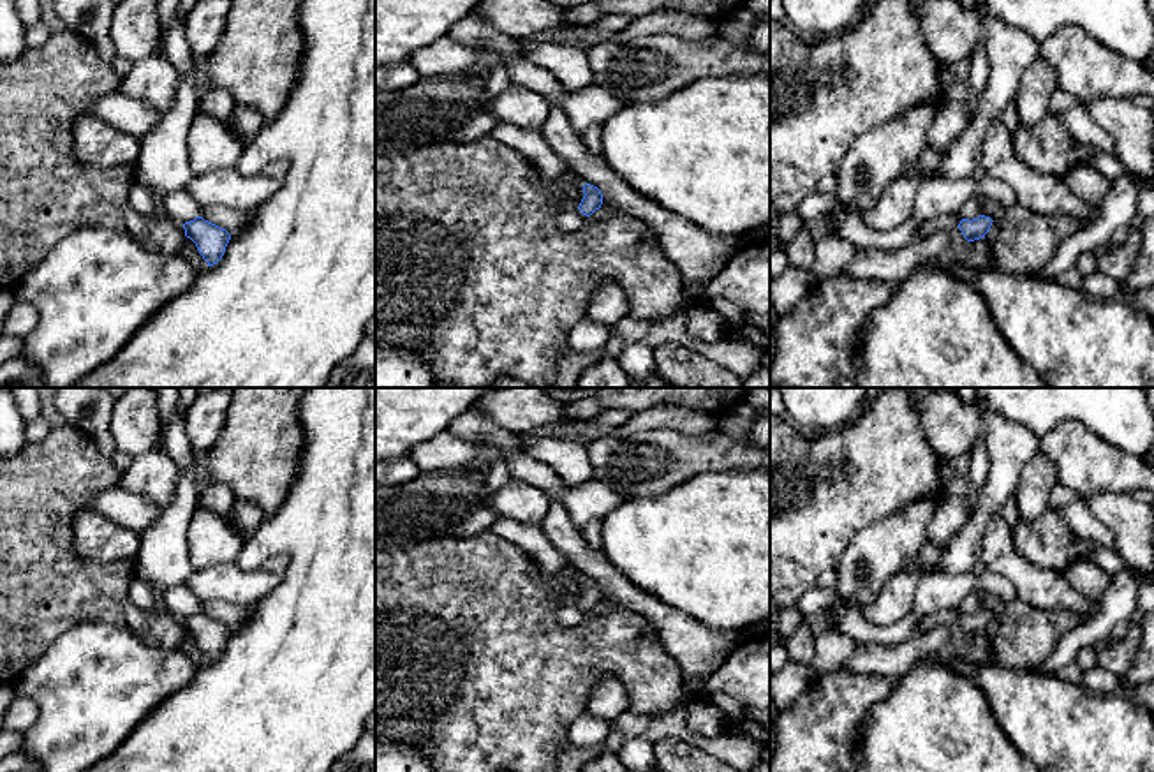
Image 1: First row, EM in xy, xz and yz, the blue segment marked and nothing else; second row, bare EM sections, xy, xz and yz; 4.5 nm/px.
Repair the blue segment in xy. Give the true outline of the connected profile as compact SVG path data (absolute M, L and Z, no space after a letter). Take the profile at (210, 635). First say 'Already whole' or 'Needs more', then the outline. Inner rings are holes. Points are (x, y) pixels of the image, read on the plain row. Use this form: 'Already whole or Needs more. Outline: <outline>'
Already whole. Outline: M203 612L185 617L183 624L185 631L196 638L208 661L213 661L222 654L231 635L231 629L226 624L204 615Z

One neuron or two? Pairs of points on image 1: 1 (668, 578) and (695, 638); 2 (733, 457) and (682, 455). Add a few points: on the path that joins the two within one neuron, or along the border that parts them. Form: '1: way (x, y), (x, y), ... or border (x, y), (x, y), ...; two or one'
1: border (645, 593), (712, 628), (721, 628); two
2: way (721, 455), (695, 455); one

